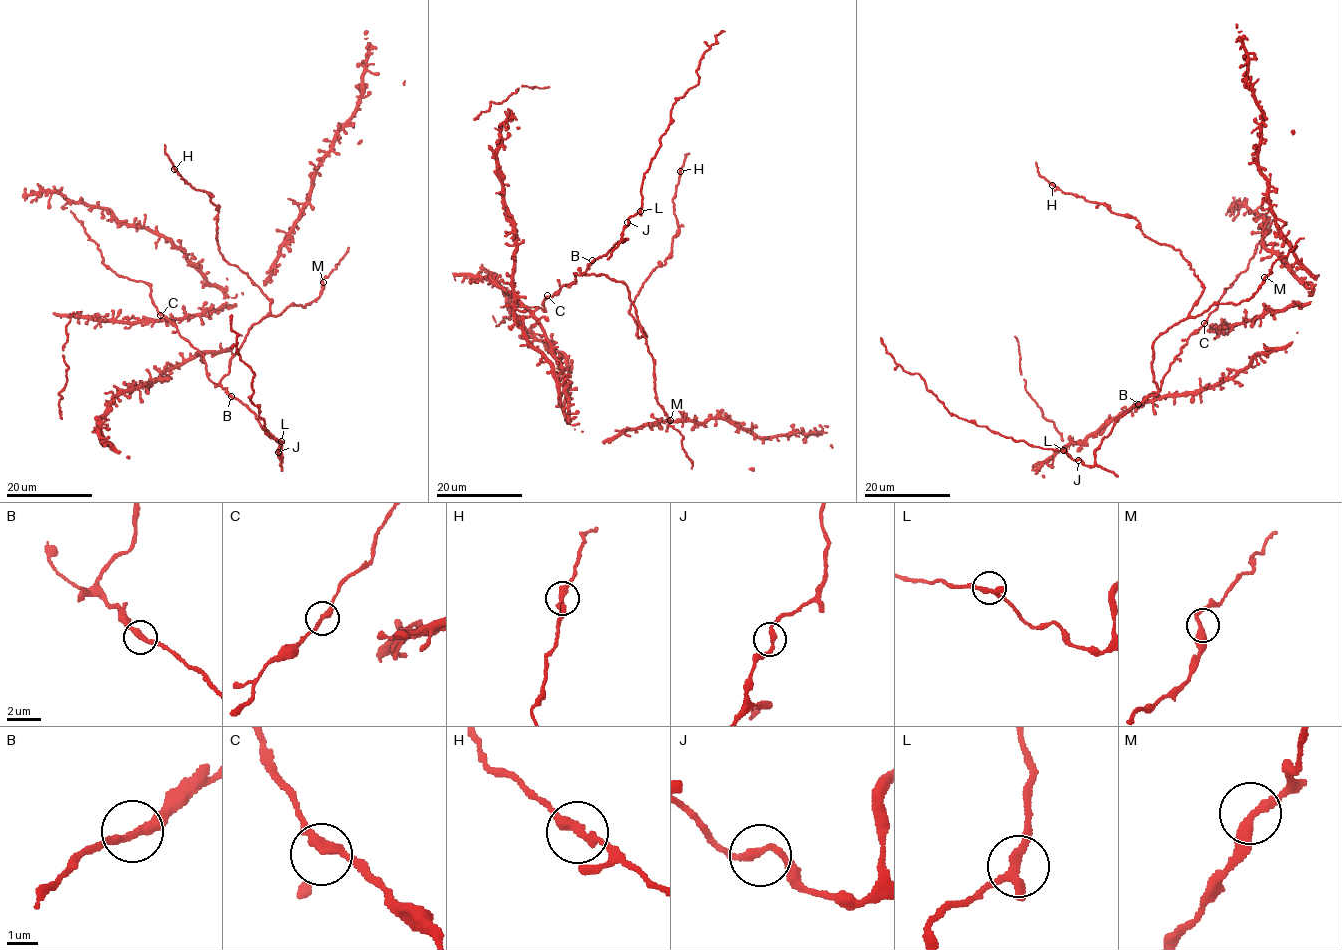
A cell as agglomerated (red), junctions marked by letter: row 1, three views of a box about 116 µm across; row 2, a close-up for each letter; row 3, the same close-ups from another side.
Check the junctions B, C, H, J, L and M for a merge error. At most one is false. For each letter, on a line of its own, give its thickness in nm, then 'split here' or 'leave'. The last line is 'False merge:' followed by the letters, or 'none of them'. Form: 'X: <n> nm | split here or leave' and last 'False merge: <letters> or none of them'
B: 280 nm | leave
C: 320 nm | leave
H: 320 nm | leave
J: 240 nm | leave
L: 280 nm | leave
M: 320 nm | leave
False merge: none of them

